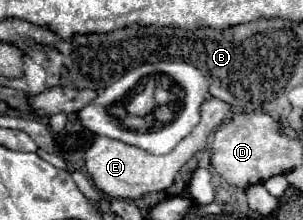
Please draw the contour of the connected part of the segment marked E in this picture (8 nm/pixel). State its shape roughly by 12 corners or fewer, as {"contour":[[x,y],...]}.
{"contour":[[209,97],[199,125],[153,157],[95,137],[85,151],[93,183],[113,199],[141,199],[173,185],[179,169],[231,105]]}

